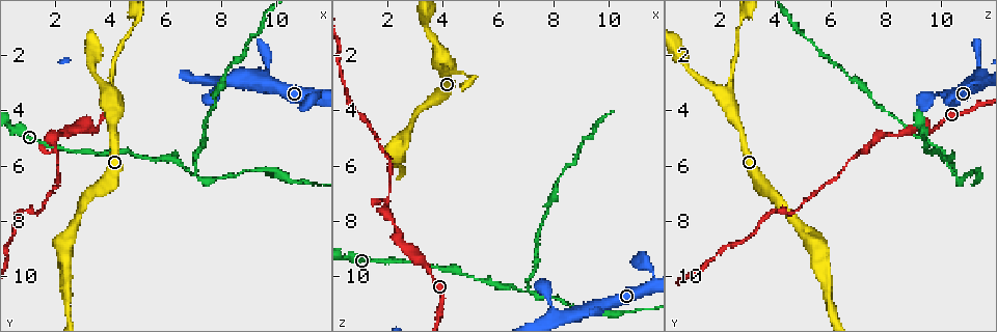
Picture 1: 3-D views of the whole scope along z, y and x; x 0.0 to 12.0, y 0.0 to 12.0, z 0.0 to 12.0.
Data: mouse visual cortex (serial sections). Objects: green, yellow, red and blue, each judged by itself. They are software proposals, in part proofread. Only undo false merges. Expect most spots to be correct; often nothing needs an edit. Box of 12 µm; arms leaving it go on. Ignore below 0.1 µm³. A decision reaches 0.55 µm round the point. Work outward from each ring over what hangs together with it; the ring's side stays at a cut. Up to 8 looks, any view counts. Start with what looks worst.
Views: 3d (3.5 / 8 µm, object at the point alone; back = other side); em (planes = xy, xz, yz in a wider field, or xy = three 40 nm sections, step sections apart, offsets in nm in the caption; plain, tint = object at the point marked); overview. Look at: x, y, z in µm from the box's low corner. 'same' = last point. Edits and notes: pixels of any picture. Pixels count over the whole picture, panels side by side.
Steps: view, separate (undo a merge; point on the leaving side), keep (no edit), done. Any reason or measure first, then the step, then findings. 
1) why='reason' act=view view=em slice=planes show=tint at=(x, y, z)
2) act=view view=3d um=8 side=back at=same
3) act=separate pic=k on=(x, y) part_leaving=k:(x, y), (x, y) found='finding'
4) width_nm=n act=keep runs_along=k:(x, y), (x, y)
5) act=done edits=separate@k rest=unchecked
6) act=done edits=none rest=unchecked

why='side arm on a straight run' act=view view=3d um=8 at=(6.9, 6.3, 10.6)

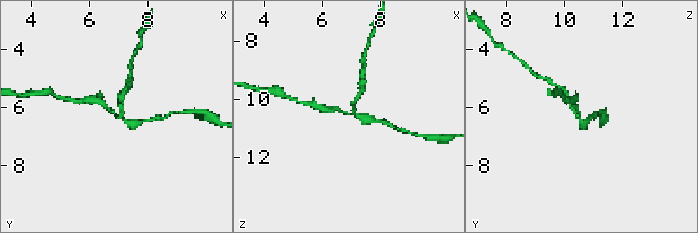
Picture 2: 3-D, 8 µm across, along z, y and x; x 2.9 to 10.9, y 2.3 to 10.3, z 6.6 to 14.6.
why='closer look' act=view view=3d um=3.5 at=(7.0, 6.3, 10.5)

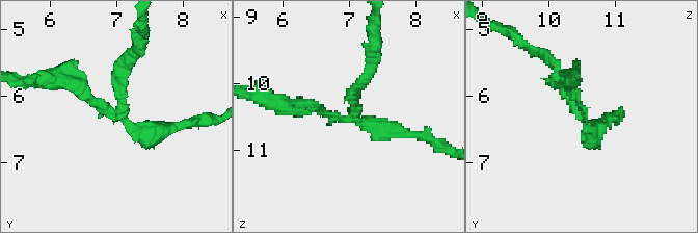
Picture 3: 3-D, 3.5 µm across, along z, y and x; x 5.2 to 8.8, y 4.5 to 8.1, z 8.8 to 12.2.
arms=3 act=keep runs_along=3:(57, 81), (122, 113), (128, 59) found='one cell here'

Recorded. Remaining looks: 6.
why='calibre changes' act=view view=3d um=3.5 at=(7.9, 3.0, 11.1)

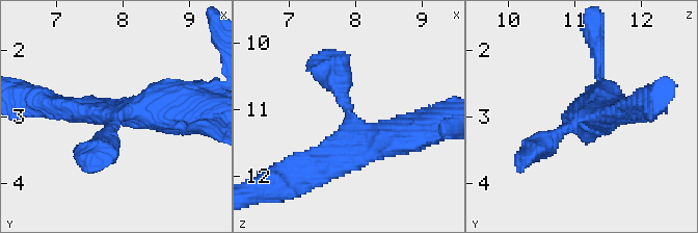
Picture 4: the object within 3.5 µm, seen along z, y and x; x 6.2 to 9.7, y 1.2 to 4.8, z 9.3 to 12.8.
act=view view=em slice=planes show=tint at=(7.90, 3.00, 11.05)

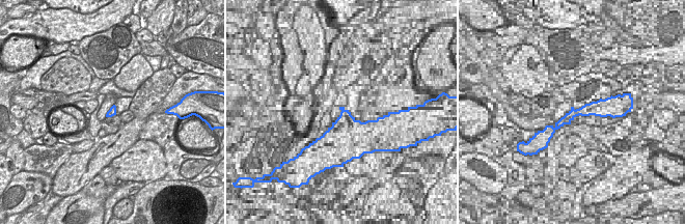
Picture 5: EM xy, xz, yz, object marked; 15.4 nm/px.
width_nm=120 act=keep runs_along=4:(409, 132), (351, 122), (326, 62) found='continuous, no second cell'

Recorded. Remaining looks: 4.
why='three arms meet' act=view view=3d um=8 at=(3.9, 3.3, 2.0)

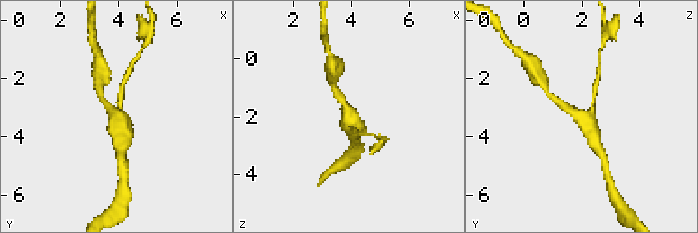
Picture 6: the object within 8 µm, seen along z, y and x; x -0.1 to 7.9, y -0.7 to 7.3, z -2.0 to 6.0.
why='now the EM' act=view view=em slice=xy step=3 show=tint at=(3.9, 3.3, 2.1)

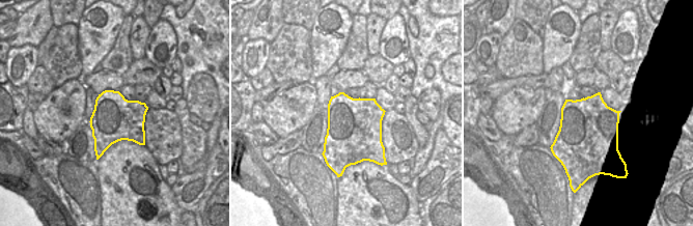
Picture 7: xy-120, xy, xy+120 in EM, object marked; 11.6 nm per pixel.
arms=3 act=keep runs_along=6:(598, 147), (589, 119), (565, 107) found='continuous, no second cell'

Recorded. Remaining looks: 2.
act=done edits=none rest=unchecked

